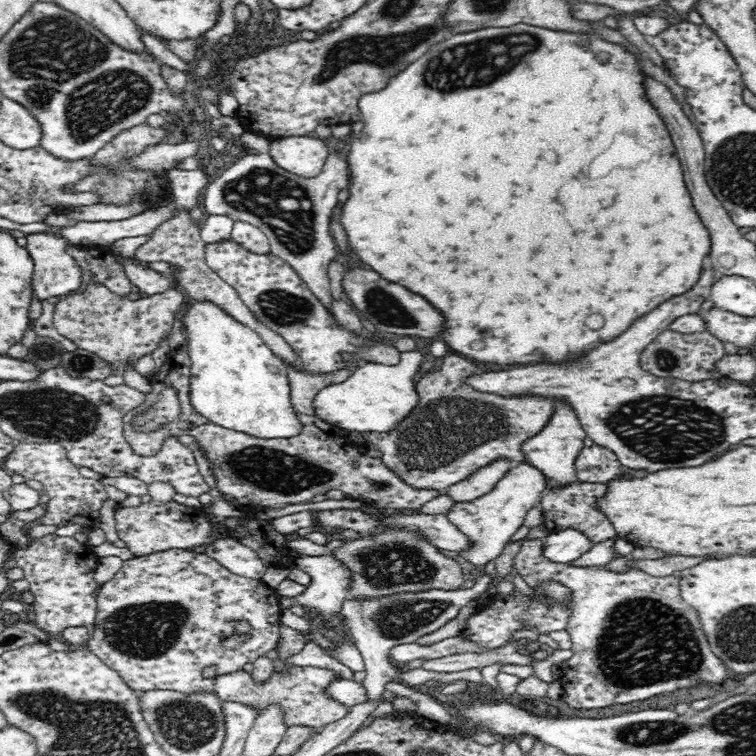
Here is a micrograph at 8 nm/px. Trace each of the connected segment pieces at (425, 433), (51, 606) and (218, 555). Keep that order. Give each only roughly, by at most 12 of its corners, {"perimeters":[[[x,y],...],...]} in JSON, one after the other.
{"perimeters":[[[458,354],[415,378],[418,406],[365,433],[412,488],[443,492],[550,420],[550,397],[480,392]],[[48,534],[15,550],[34,624],[91,627],[99,558]],[[229,536],[205,553],[226,570],[261,580],[268,567],[259,553]]]}

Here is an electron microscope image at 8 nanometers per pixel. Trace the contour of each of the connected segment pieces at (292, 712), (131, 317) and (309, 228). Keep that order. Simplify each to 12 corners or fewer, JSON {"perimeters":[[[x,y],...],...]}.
{"perimeters":[[[294,666],[260,686],[240,670],[216,677],[221,701],[283,708],[286,726],[315,734],[348,705],[325,689],[334,670]],[[100,281],[57,301],[53,324],[112,374],[171,334],[184,294],[137,300]],[[239,154],[204,190],[208,215],[266,230],[331,311],[330,232],[346,156],[306,178]]]}

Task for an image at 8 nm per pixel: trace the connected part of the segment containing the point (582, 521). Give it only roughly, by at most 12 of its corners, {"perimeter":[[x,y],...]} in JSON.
{"perimeter":[[574,481],[541,496],[550,533],[574,529],[592,546],[617,538],[597,500],[607,483]]}

